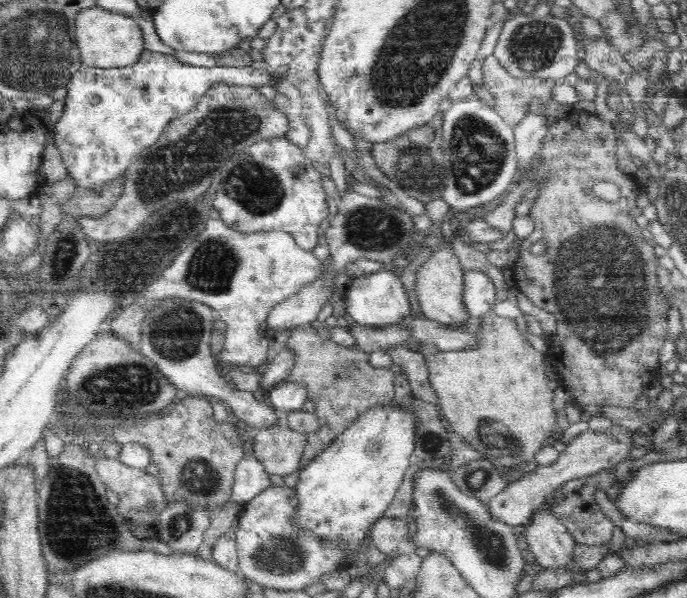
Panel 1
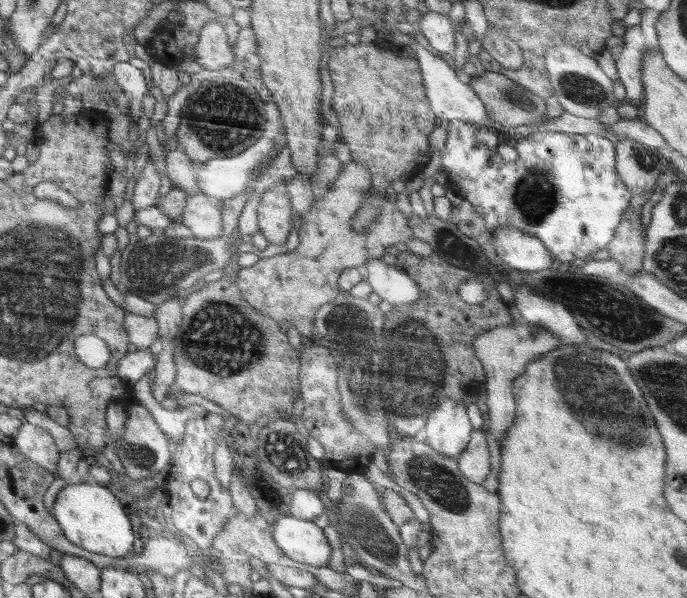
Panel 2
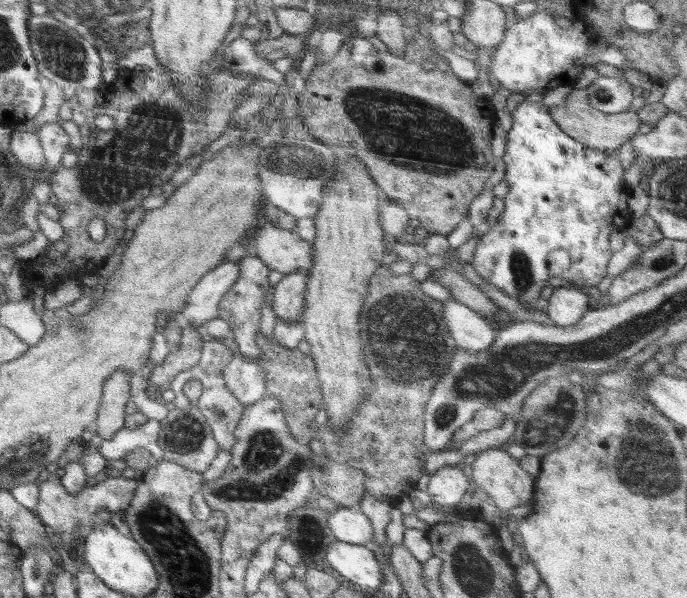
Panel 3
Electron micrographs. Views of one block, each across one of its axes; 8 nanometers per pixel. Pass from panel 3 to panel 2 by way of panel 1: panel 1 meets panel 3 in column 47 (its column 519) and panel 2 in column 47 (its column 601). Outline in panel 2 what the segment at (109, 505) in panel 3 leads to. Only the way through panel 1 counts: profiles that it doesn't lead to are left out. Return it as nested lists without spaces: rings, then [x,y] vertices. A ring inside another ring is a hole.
[[[28,422],[23,423],[14,437],[14,442],[24,456],[42,468],[46,468],[51,473],[57,470],[60,451],[45,429]]]

